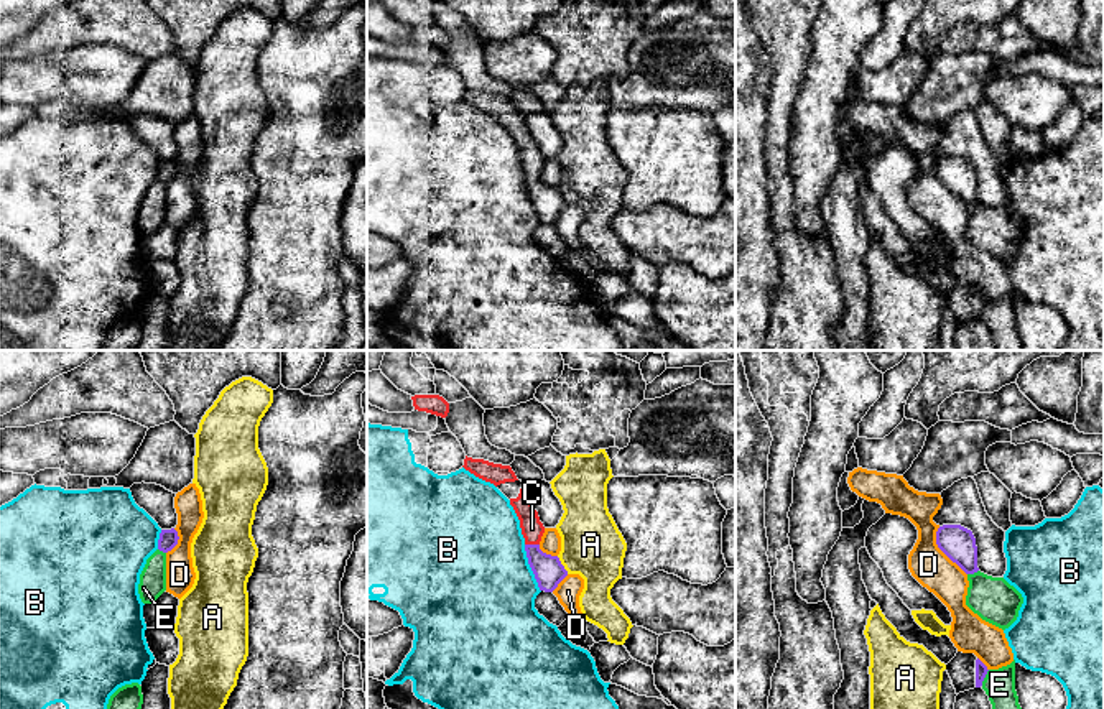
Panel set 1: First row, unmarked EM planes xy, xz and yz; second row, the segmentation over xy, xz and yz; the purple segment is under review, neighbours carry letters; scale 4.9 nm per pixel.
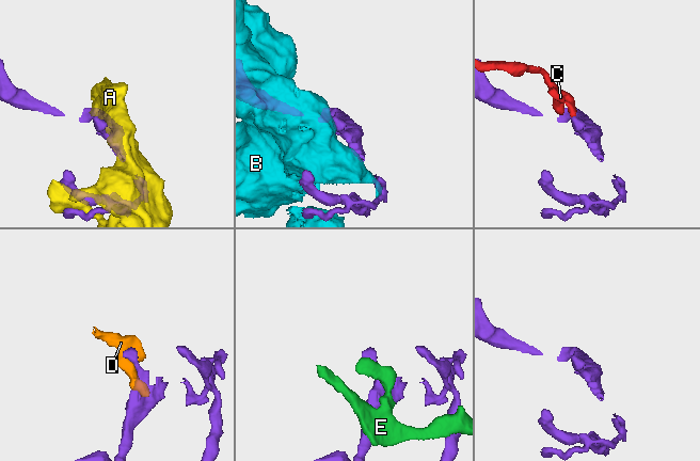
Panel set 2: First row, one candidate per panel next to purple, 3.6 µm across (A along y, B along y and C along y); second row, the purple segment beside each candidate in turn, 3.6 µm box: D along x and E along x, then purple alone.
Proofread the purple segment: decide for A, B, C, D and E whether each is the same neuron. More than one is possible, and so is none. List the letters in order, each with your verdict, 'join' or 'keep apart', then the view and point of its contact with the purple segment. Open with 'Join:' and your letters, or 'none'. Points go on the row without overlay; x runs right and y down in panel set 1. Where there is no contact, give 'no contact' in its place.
Join: C
A: keep apart; contact xz (561, 196)
B: keep apart; contact xz (530, 198)
C: join; contact xz (532, 176)
D: keep apart; contact yz (943, 183)
E: keep apart; contact yz (984, 308)

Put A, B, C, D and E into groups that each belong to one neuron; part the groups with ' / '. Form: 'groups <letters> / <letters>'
groups A / B E / C / D

